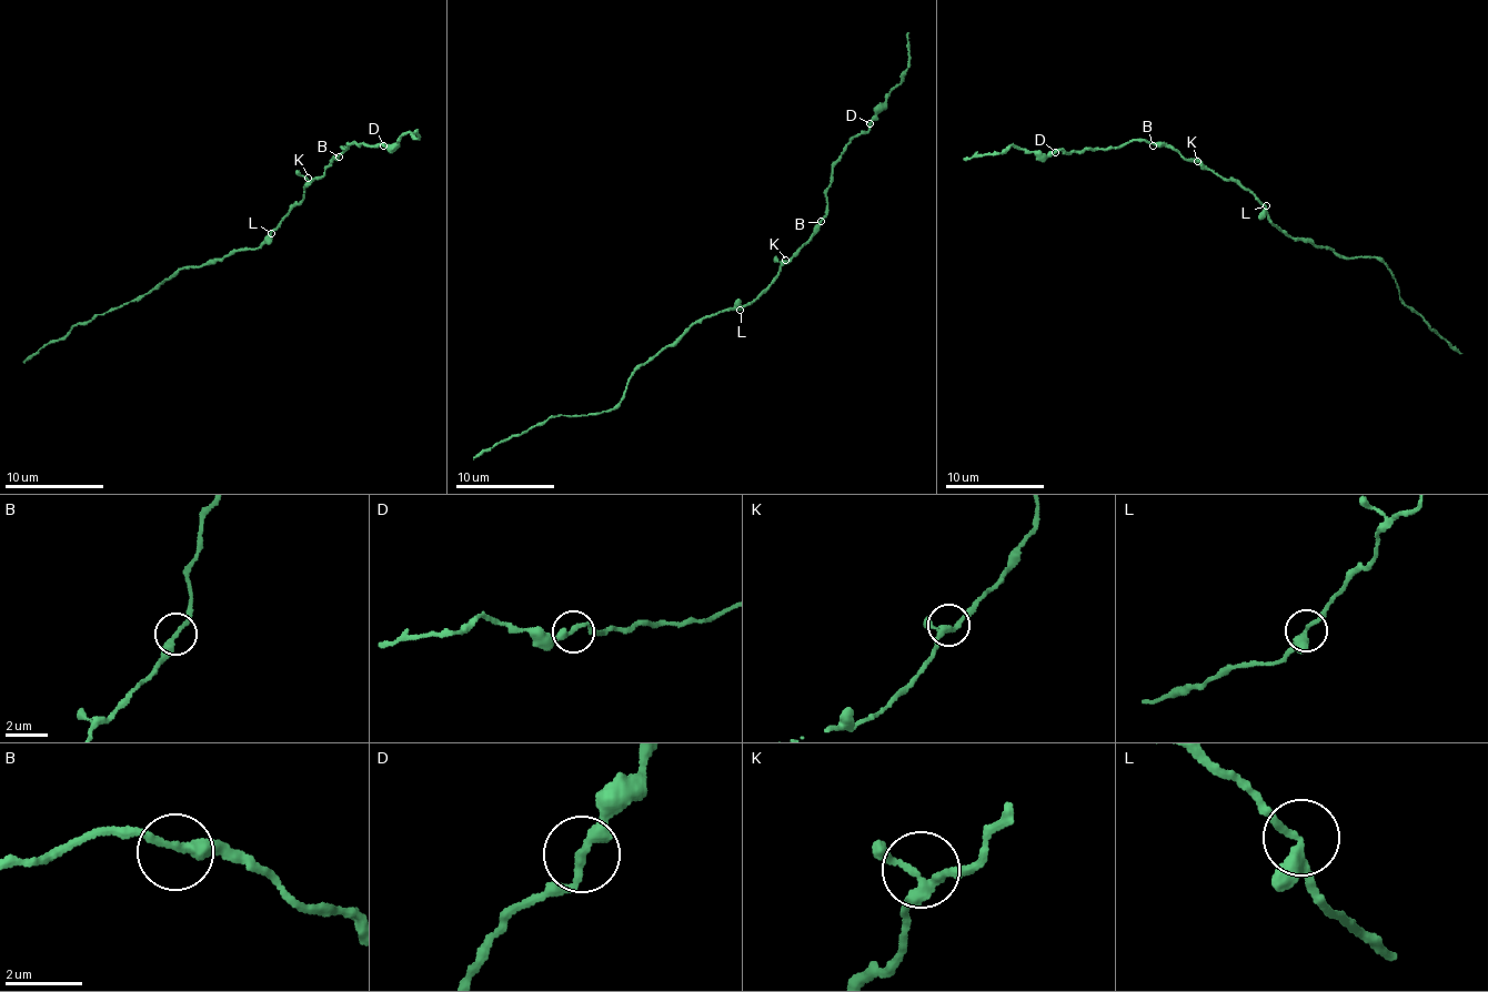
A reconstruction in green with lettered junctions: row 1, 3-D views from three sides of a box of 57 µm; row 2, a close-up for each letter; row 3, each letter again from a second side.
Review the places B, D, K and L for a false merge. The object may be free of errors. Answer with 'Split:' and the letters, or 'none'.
Split: none

